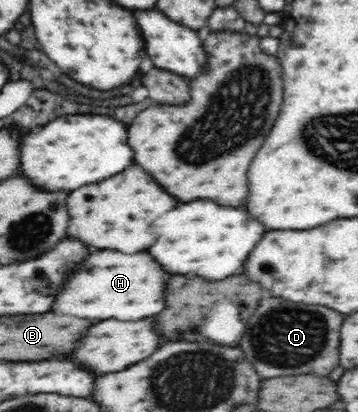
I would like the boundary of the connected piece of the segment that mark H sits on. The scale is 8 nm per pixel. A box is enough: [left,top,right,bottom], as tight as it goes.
[53,251,169,319]

